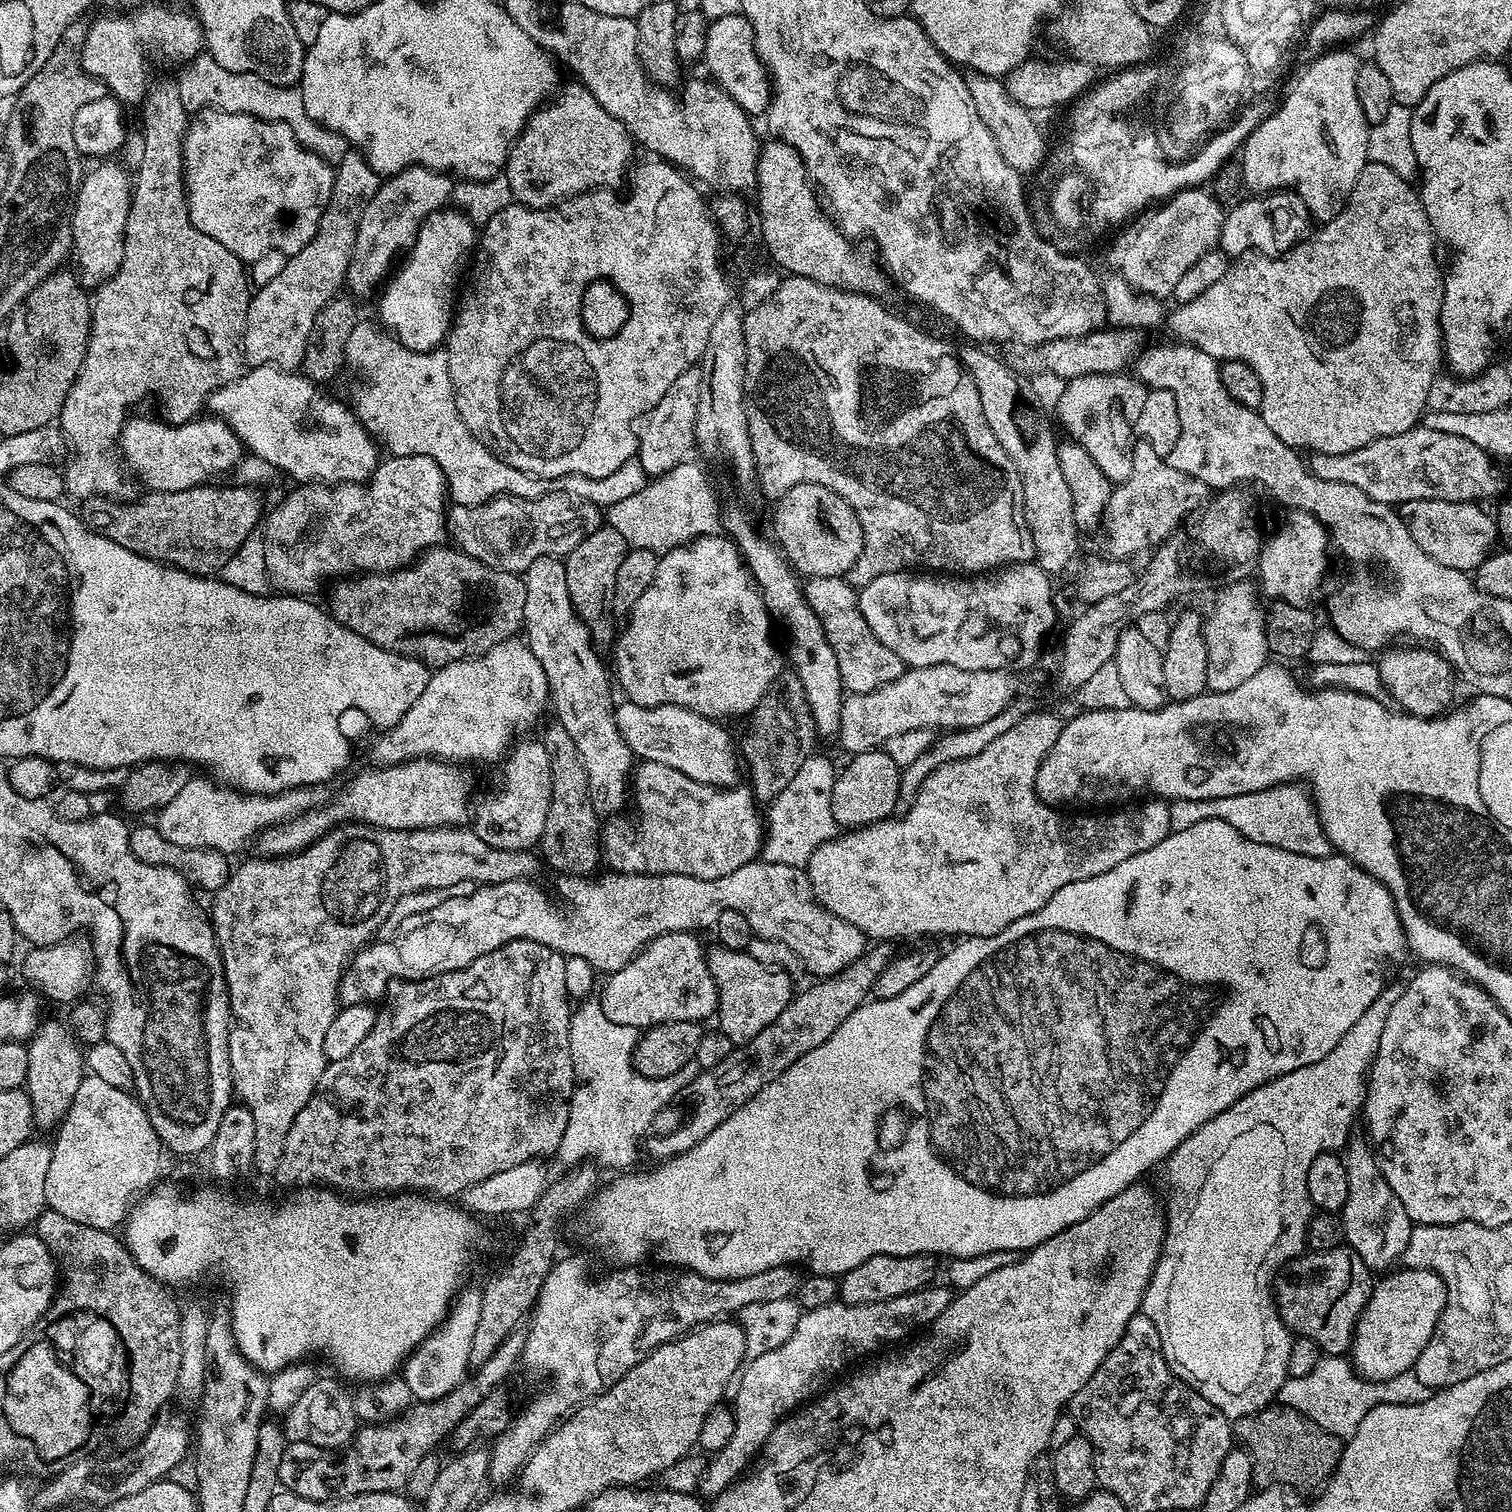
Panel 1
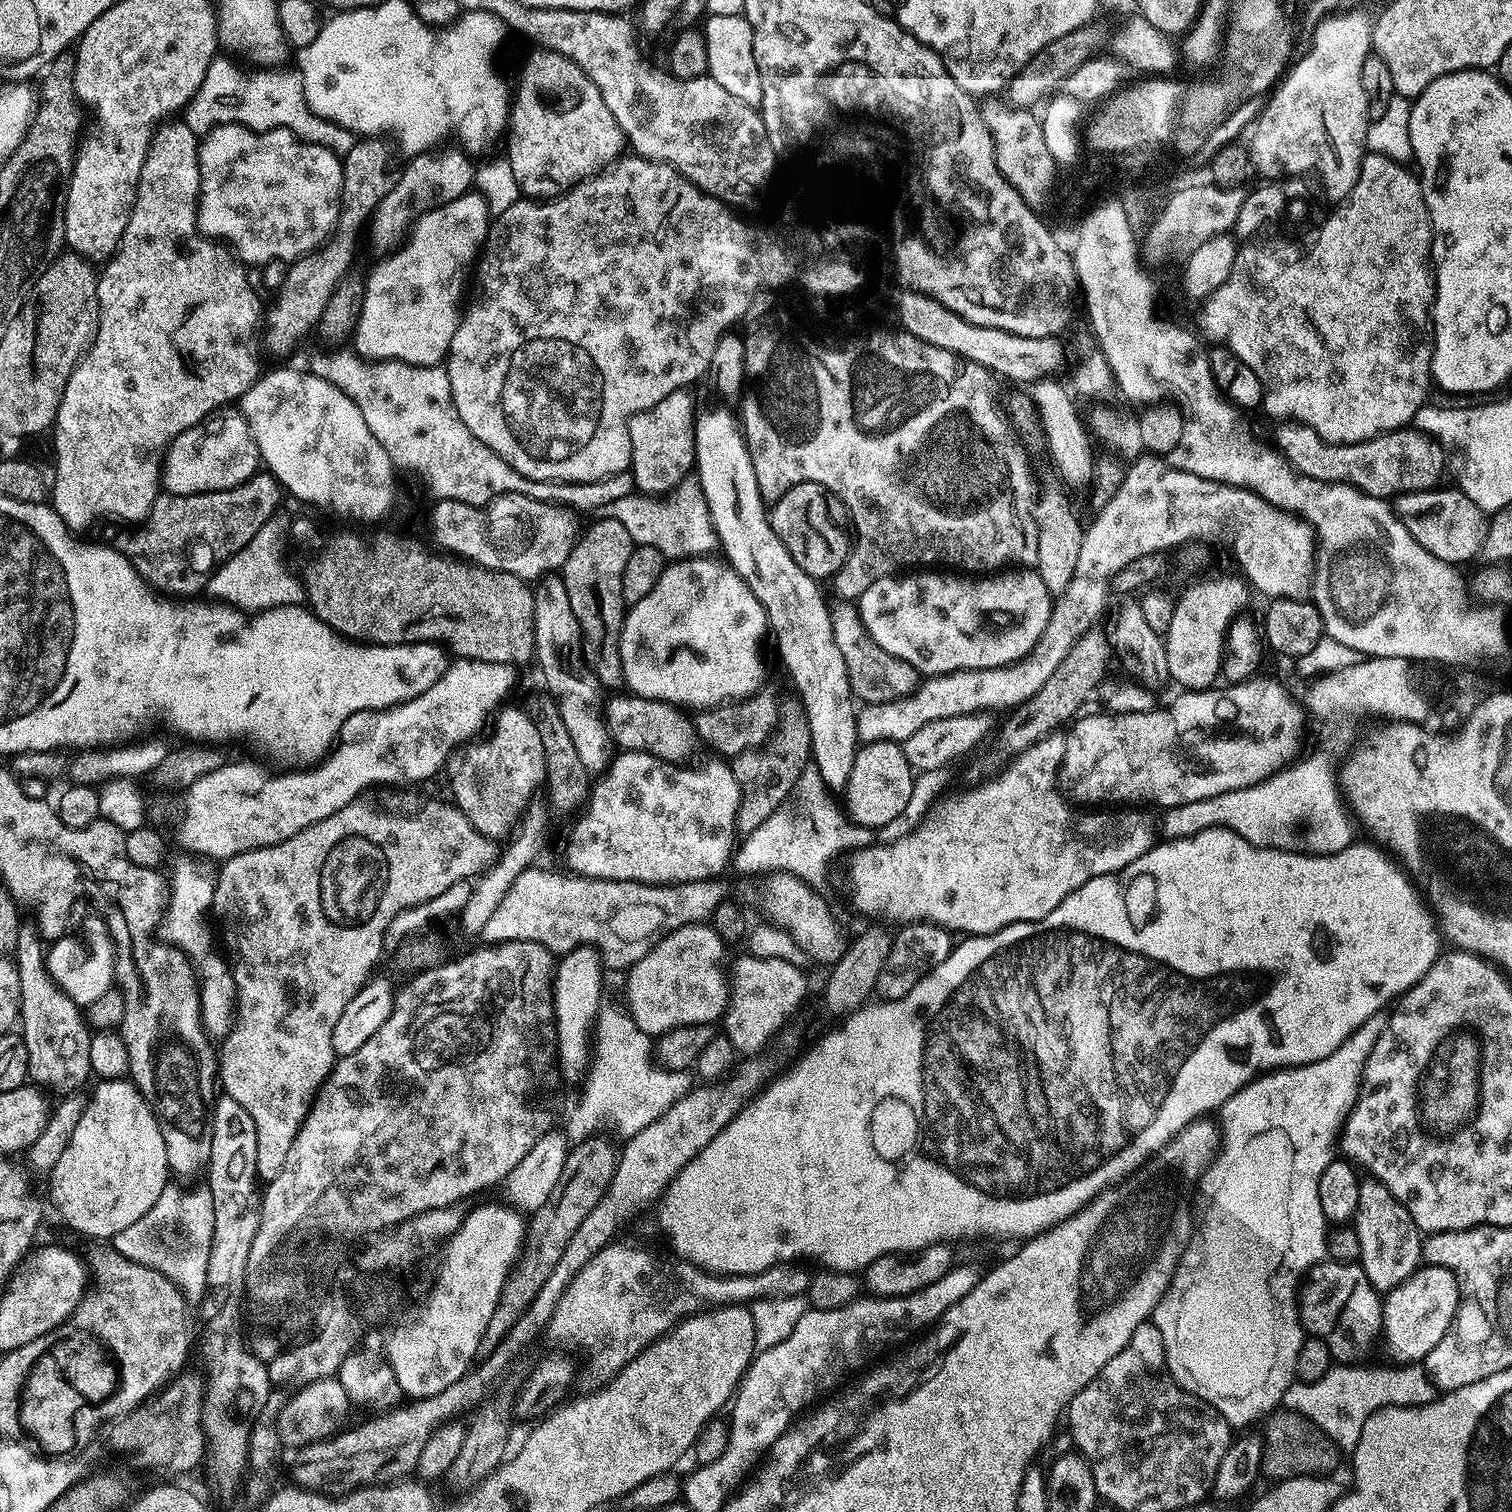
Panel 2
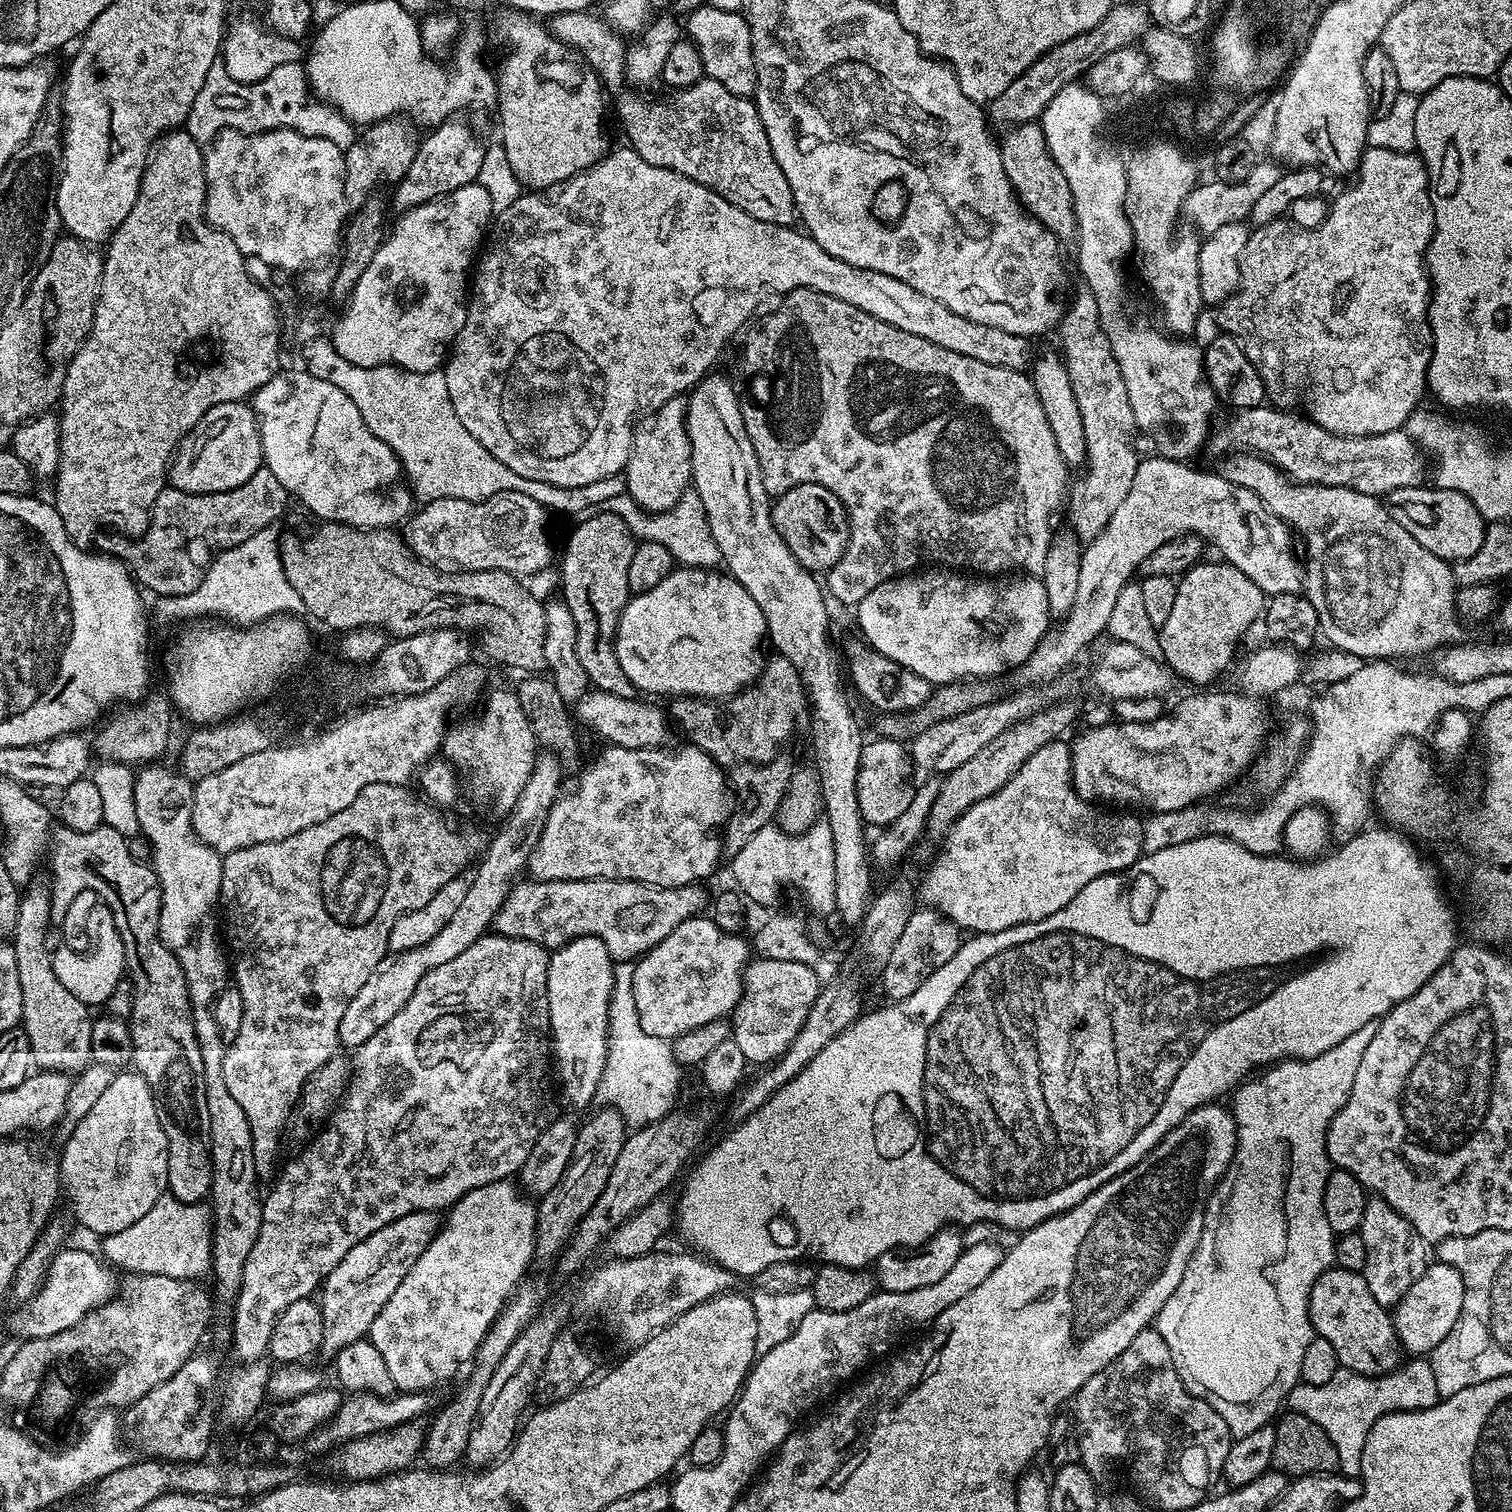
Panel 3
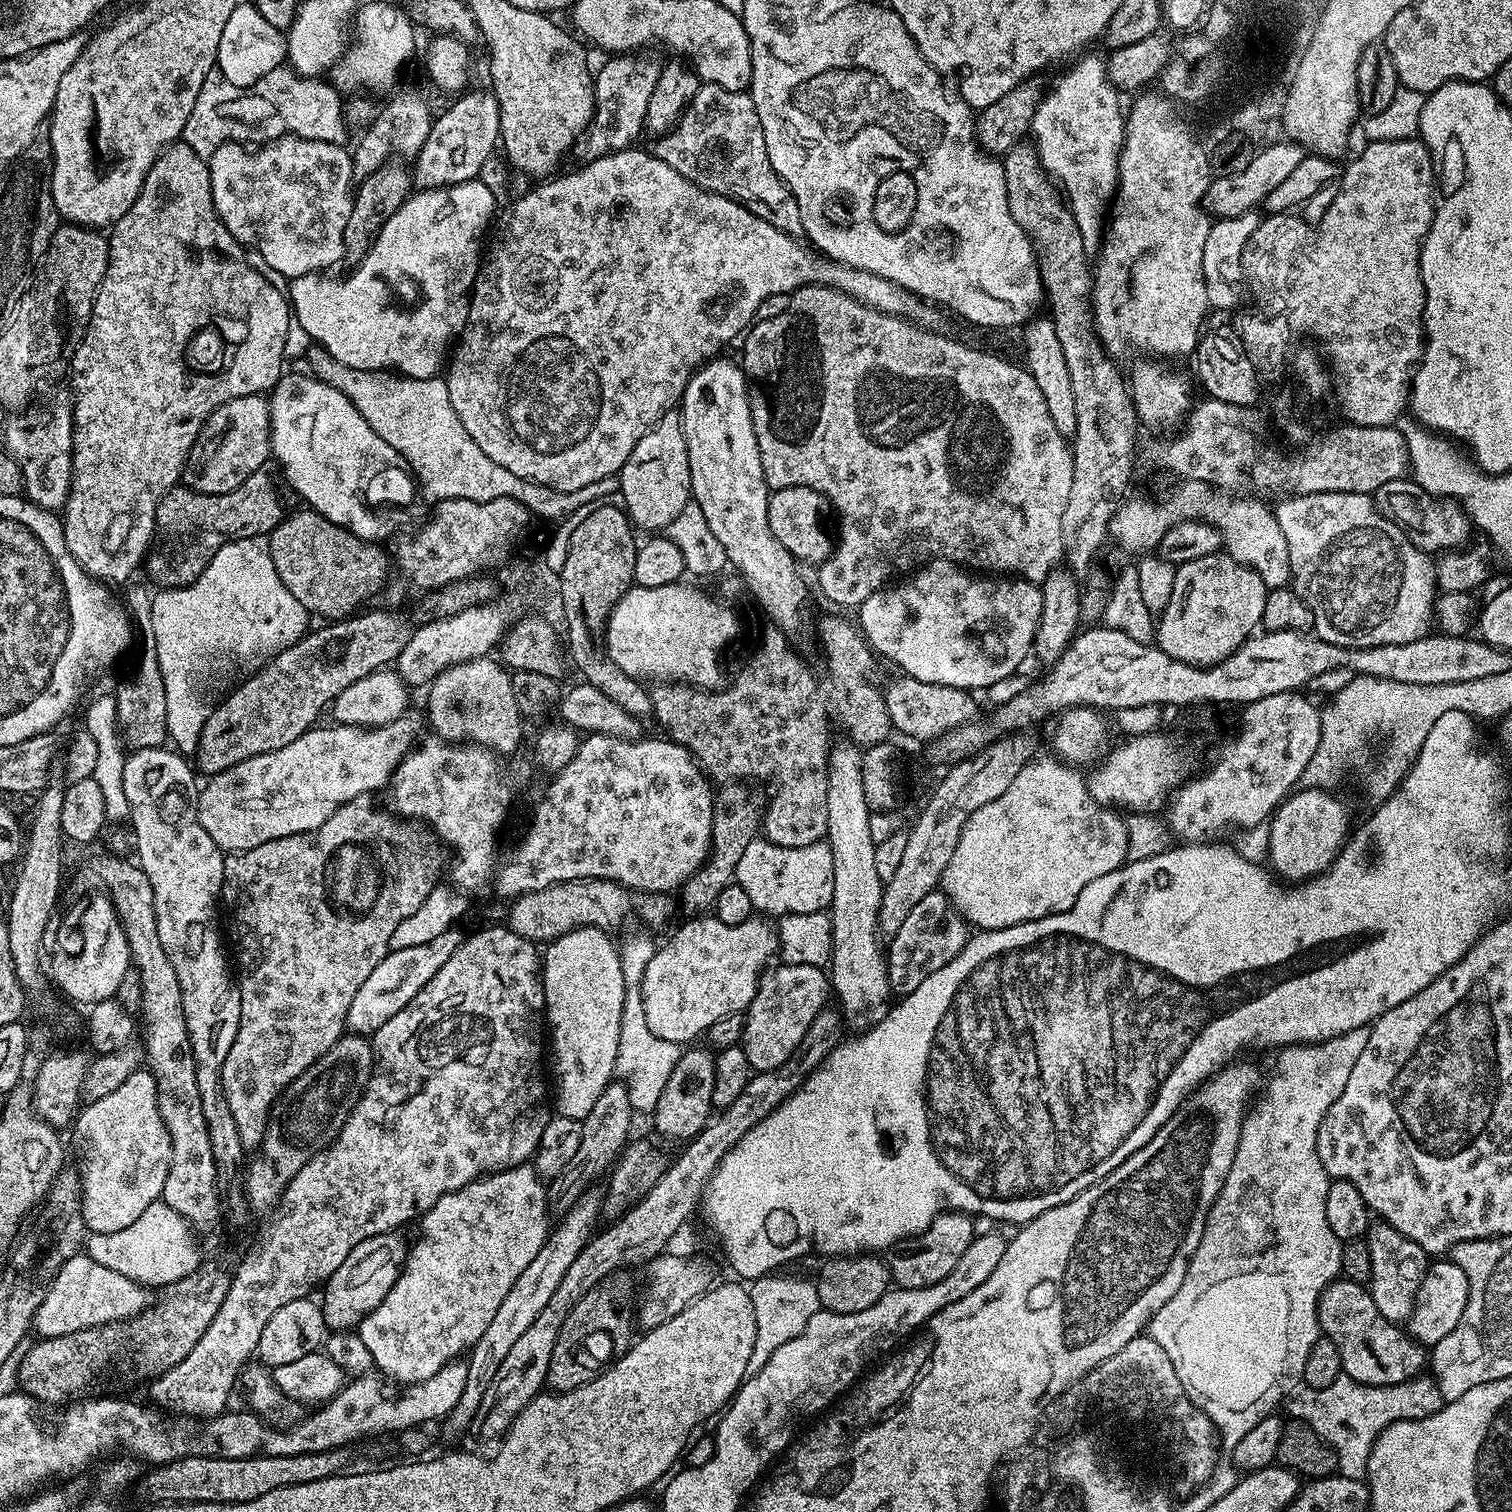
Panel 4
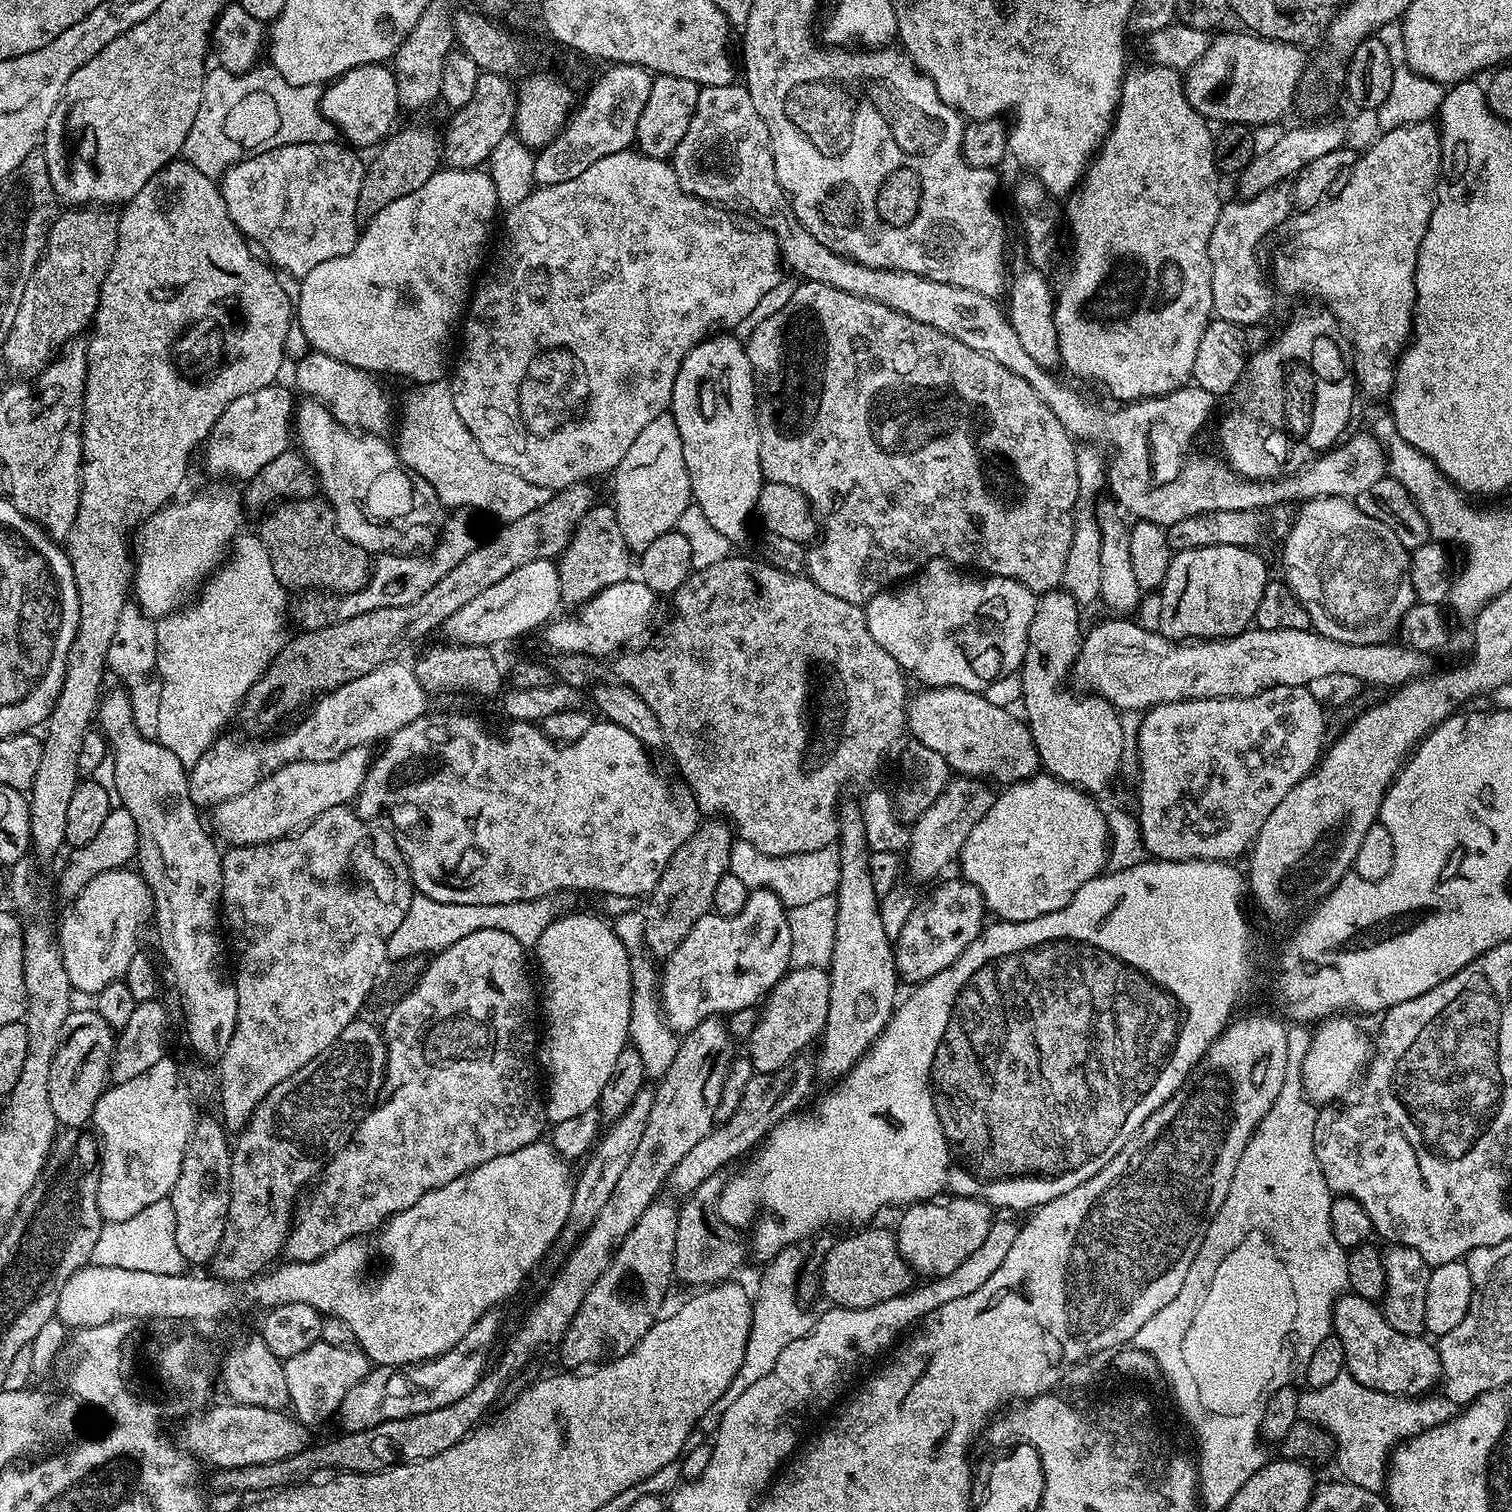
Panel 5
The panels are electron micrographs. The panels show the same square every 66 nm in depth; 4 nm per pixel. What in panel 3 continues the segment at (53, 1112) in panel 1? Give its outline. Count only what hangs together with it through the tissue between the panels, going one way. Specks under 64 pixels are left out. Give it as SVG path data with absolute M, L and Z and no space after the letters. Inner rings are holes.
M31 885L21 895L15 928L12 933L12 945L15 961L18 962L18 980L22 987L23 1018L22 1027L30 1038L32 1063L41 1071L81 1072L92 1062L93 1015L89 1005L74 997L66 986L54 974L51 949L48 948L48 926L52 924L51 893L44 885Z

